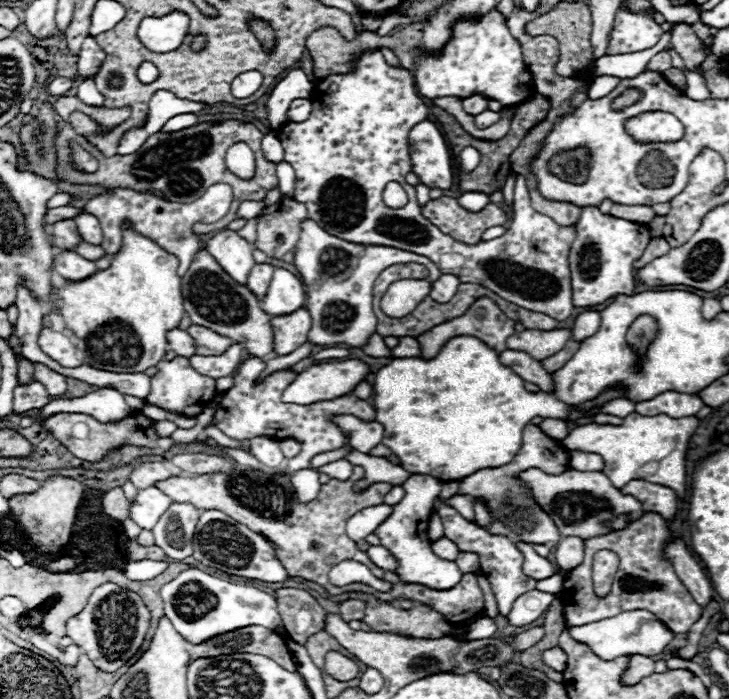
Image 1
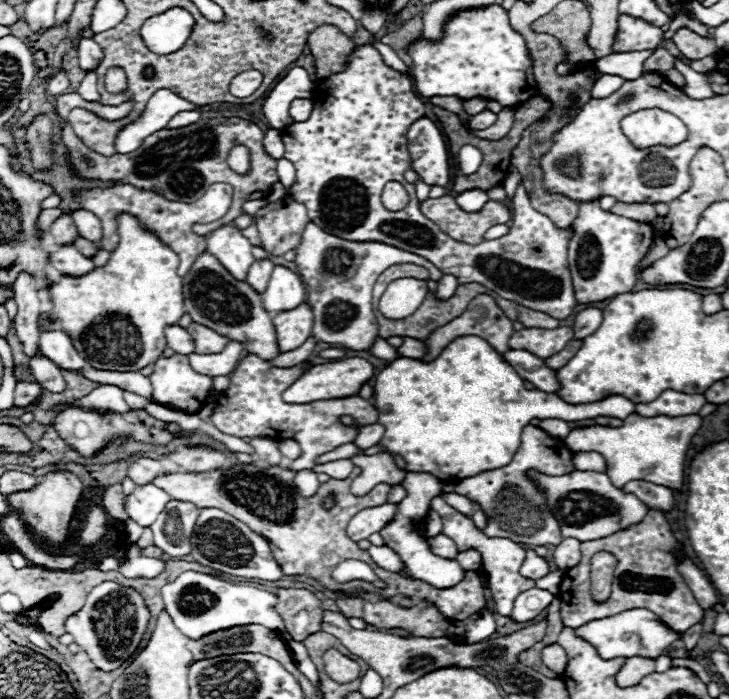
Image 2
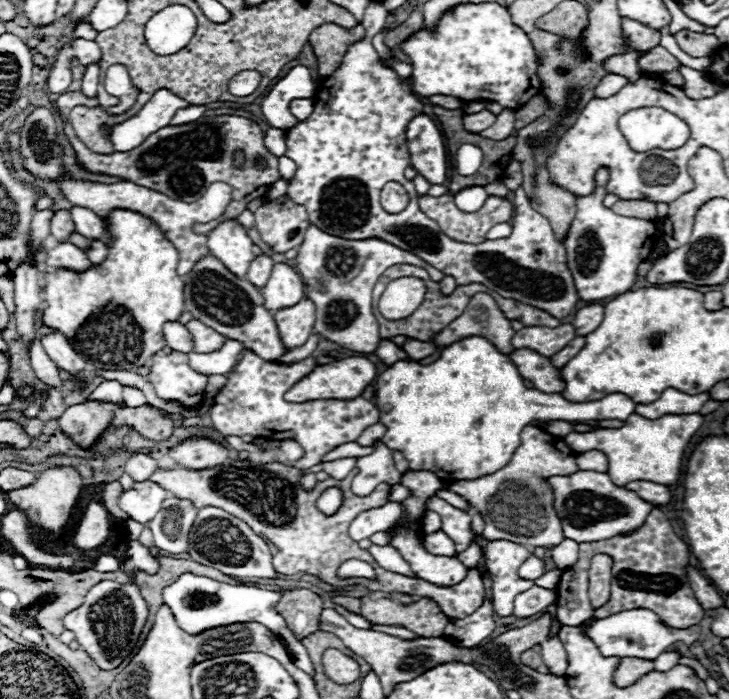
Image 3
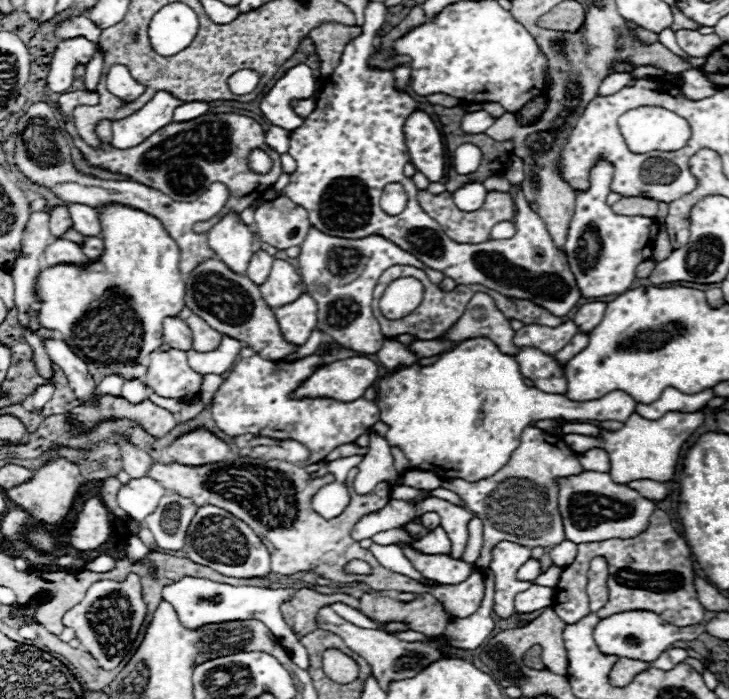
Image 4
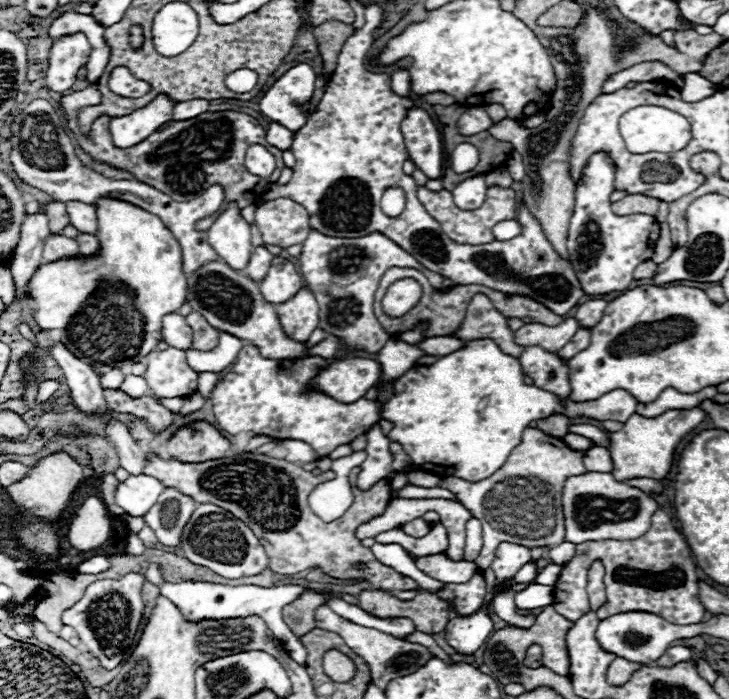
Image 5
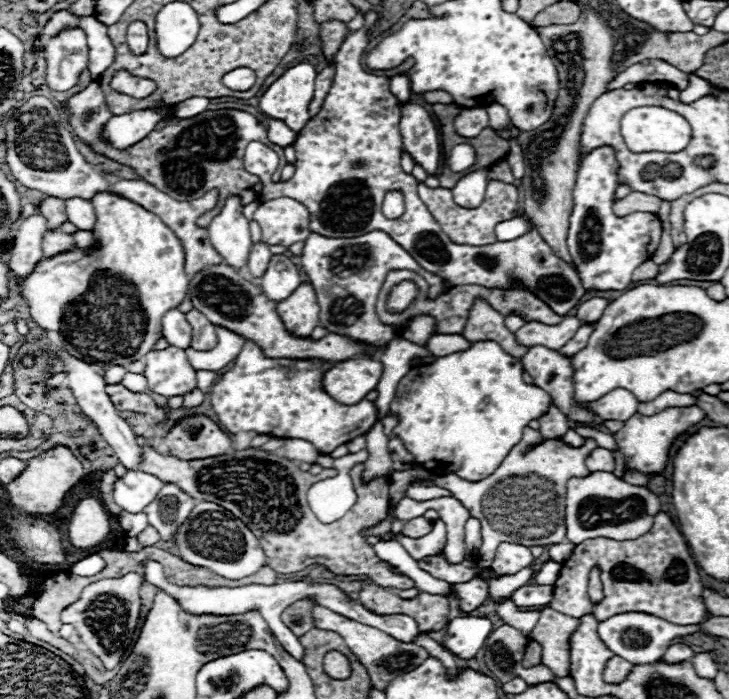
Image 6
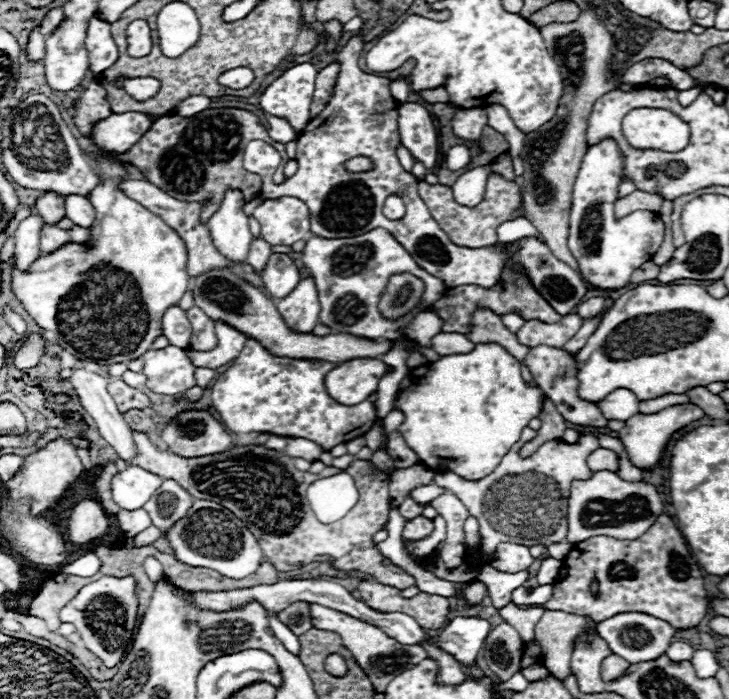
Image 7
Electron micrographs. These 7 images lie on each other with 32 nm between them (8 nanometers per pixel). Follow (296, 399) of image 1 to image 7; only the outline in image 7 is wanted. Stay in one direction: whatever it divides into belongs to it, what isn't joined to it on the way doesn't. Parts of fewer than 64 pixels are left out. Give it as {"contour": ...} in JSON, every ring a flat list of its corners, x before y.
{"contour":[[354,358,330,370,324,378,328,394,340,404,358,404,378,390,380,378,388,372,388,364,380,358]]}

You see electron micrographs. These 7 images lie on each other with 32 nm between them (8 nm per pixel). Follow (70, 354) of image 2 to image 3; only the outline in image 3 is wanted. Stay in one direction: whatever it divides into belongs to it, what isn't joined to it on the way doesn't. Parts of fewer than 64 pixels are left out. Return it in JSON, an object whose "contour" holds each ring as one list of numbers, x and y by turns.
{"contour":[[62,334,42,336,40,340,42,340,46,354,52,358,52,362,58,364,60,370,66,370,72,376,82,376,86,362,72,350,72,346,68,344,68,340]]}

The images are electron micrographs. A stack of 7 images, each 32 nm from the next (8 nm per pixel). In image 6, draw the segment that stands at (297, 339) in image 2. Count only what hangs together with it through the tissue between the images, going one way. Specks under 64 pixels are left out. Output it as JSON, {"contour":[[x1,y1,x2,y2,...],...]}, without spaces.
{"contour":[[302,282,288,300,276,304,276,312,284,320,284,326,294,336,310,336,318,326,318,300,310,282]]}

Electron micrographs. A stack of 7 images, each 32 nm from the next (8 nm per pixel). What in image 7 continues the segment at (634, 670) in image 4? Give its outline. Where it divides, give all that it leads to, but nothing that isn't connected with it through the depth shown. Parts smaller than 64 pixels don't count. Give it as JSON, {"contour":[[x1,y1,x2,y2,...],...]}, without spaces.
{"contour":[[612,654,603,660,601,665,601,678,604,682,613,681,618,678,624,668,628,666,628,662,616,654]]}

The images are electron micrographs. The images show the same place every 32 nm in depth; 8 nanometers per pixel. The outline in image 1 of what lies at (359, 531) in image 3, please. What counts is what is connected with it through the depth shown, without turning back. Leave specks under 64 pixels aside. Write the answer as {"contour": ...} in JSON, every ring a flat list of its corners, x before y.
{"contour":[[380,504,380,506,370,506,370,508,356,512,346,524,346,534,352,540,364,540,392,514,392,510,394,510,394,506]]}

